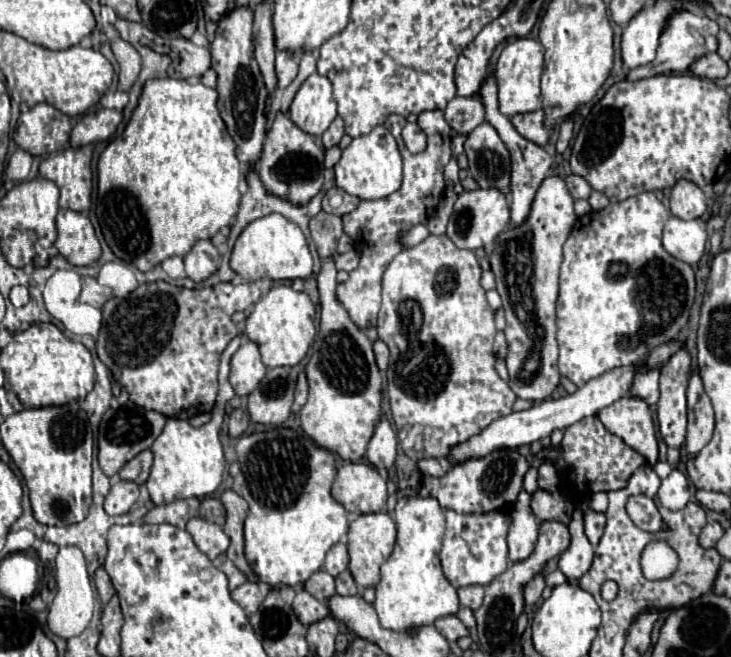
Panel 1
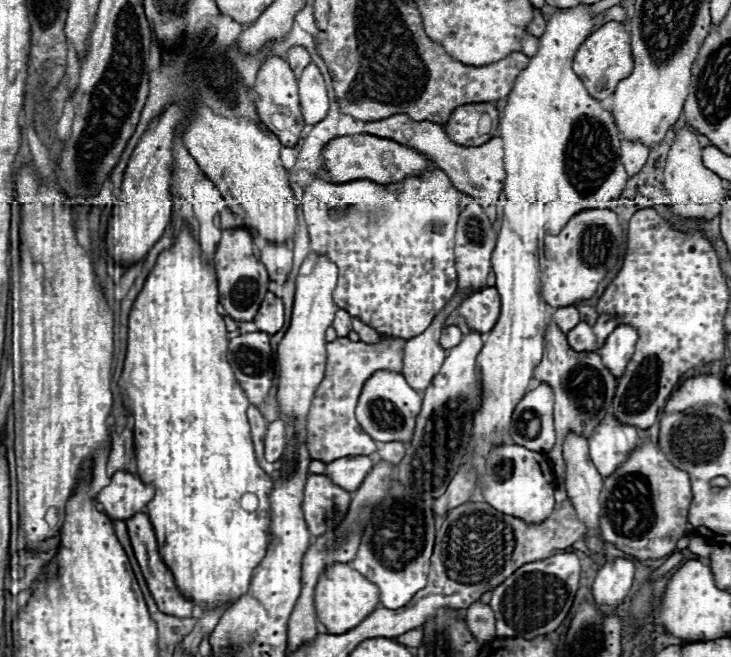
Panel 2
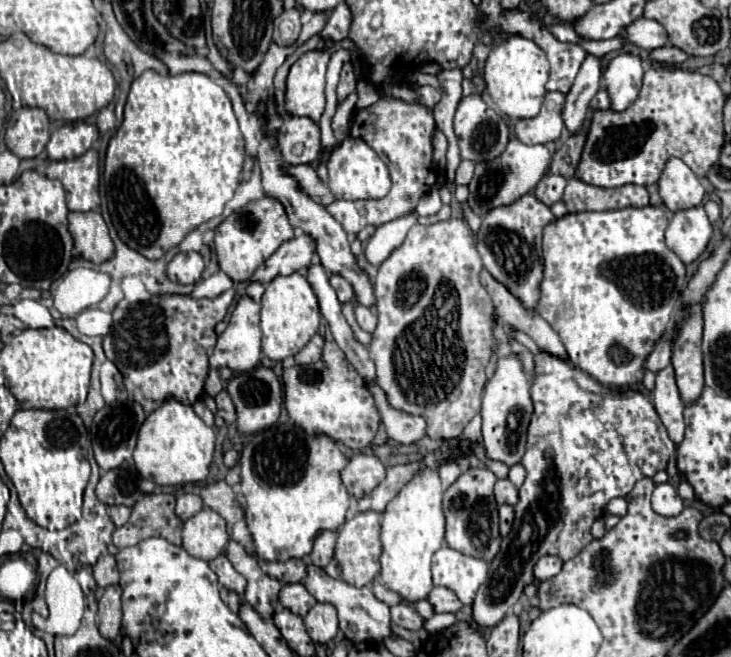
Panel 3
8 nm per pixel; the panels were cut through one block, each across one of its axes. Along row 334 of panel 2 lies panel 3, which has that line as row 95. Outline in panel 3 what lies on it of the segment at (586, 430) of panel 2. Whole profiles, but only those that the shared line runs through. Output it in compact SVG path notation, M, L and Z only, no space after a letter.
M546 92L542 110L538 116L516 122L516 138L524 144L546 144L560 138L564 122L562 122L562 92Z

